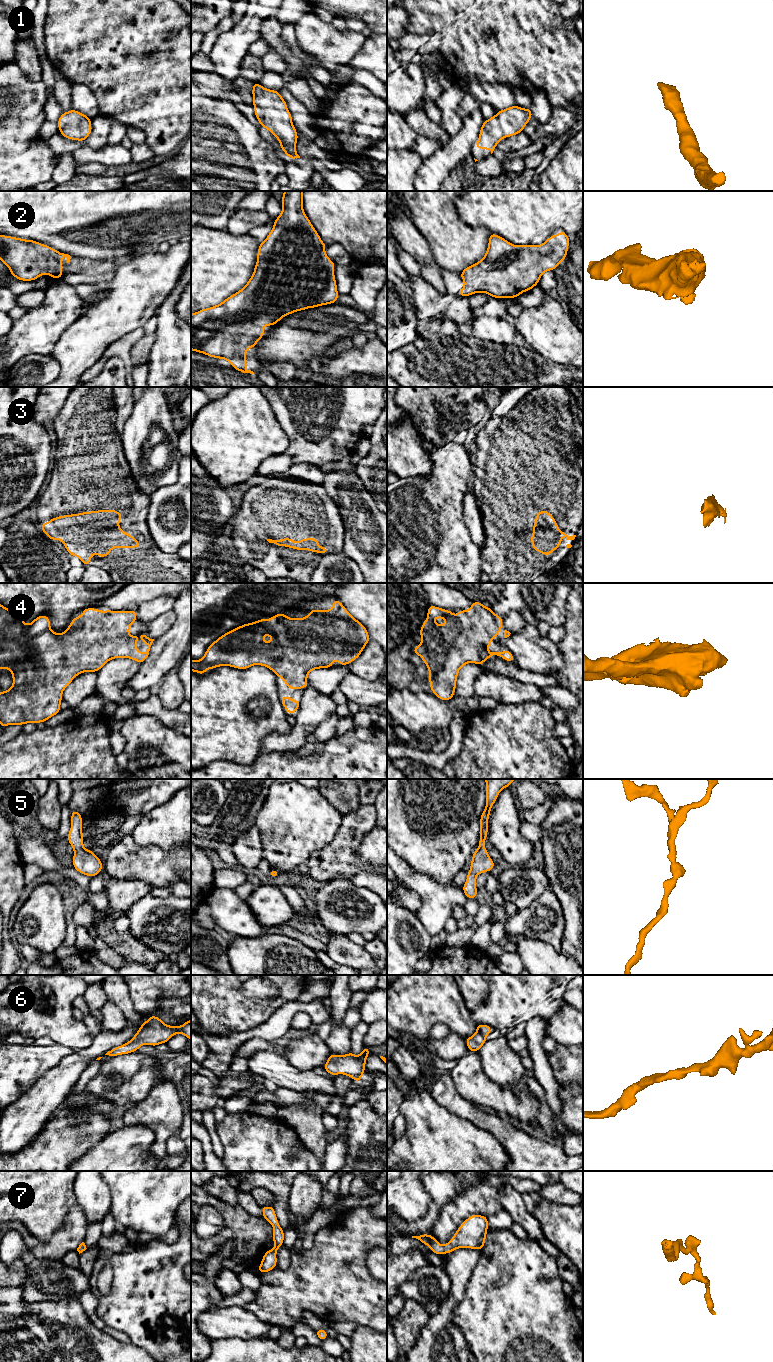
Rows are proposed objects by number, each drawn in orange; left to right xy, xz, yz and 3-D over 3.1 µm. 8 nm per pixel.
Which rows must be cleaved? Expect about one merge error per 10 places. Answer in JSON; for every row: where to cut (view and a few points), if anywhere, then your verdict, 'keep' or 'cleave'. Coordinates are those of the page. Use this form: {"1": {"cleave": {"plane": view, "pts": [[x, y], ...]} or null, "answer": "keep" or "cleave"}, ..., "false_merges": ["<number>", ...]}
{"1": {"cleave": null, "answer": "keep"}, "2": {"cleave": null, "answer": "keep"}, "3": {"cleave": null, "answer": "keep"}, "4": {"cleave": null, "answer": "keep"}, "5": {"cleave": null, "answer": "keep"}, "6": {"cleave": null, "answer": "keep"}, "7": {"cleave": null, "answer": "keep"}, "false_merges": []}

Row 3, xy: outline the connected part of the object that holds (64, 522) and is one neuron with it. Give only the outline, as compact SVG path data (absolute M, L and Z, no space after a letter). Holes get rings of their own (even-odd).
M97 510L81 512L78 514L54 517L40 525L43 533L50 540L61 540L70 556L79 557L84 566L92 565L90 557L98 554L100 558L108 556L112 548L140 548L141 543L134 536L124 532L119 527L122 512L110 510Z

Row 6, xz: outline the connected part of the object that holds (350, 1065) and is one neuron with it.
M363 1046L362 1052L358 1056L355 1056L352 1051L341 1056L331 1053L322 1068L332 1076L343 1074L350 1076L358 1083L365 1072L366 1058L371 1055L369 1049L369 1047Z

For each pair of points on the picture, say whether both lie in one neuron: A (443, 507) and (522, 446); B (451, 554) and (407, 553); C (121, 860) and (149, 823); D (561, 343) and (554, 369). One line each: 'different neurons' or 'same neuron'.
A: different neurons
B: same neuron
C: different neurons
D: different neurons

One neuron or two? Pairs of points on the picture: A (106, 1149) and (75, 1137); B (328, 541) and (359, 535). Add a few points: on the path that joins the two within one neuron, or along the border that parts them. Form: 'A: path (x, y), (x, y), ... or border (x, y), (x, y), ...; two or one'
A: border (109, 1131), (101, 1140), (75, 1159); two
B: border (340, 515), (343, 521), (342, 551); two

